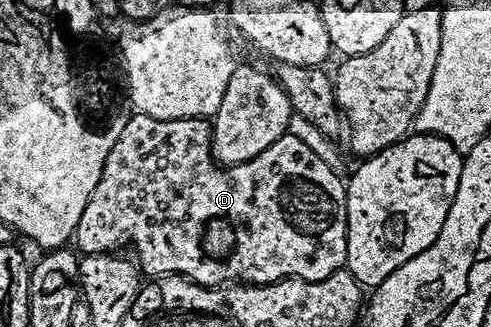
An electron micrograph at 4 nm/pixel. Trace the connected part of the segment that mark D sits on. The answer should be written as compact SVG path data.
M140 114L140 183L138 181L128 183L130 181L128 175L110 173L110 163L104 163L100 174L104 187L94 185L94 193L90 193L90 201L86 201L86 209L82 209L82 217L78 217L74 236L75 250L81 256L106 255L119 252L121 250L119 247L124 247L128 242L132 242L132 247L136 250L135 262L145 276L147 276L146 274L148 277L178 275L191 279L200 287L213 289L235 284L237 280L248 285L263 285L278 283L281 279L305 279L307 283L313 283L330 278L334 272L341 270L348 261L348 192L346 183L343 178L340 180L336 176L335 169L306 140L299 139L298 136L292 134L285 133L260 155L254 156L252 160L225 169L212 156L213 128L207 118L158 120L157 117Z

